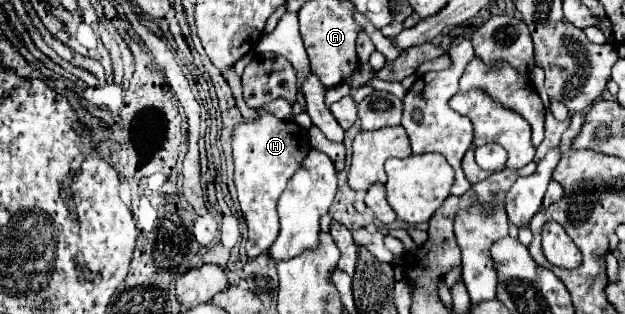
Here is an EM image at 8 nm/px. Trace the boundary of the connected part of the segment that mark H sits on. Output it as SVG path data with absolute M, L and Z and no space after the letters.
M258 108L256 112L258 112L256 120L252 122L242 120L240 124L234 126L234 134L232 134L234 184L236 184L242 214L248 224L246 252L252 258L264 254L278 238L278 230L280 230L278 212L276 212L278 198L284 192L288 180L294 176L296 168L300 168L300 162L310 152L308 134L296 122L280 120L262 108Z

